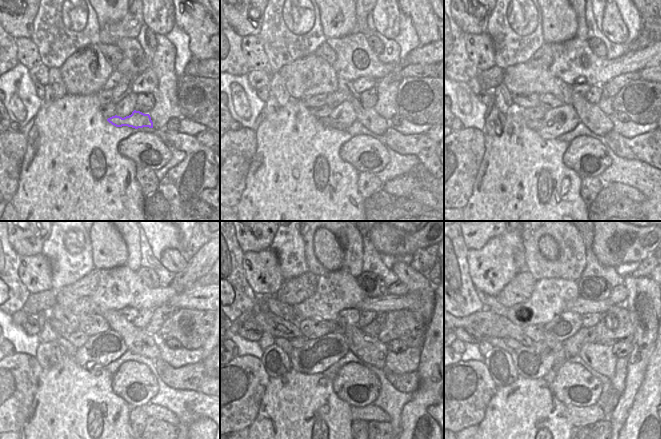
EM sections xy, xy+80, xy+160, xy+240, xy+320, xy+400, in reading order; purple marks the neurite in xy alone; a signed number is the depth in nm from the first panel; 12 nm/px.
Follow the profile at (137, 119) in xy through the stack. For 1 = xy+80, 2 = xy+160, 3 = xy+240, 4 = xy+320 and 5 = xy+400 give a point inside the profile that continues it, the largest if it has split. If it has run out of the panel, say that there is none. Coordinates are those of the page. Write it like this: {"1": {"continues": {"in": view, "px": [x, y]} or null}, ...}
{"1": {"continues": {"in": "xy+80", "px": [326, 122]}}, "2": {"continues": {"in": "xy+160", "px": [533, 124]}}, "3": {"continues": {"in": "xy+240", "px": [67, 348]}}, "4": {"continues": {"in": "xy+320", "px": [284, 343]}}, "5": {"continues": {"in": "xy+400", "px": [495, 342]}}}

